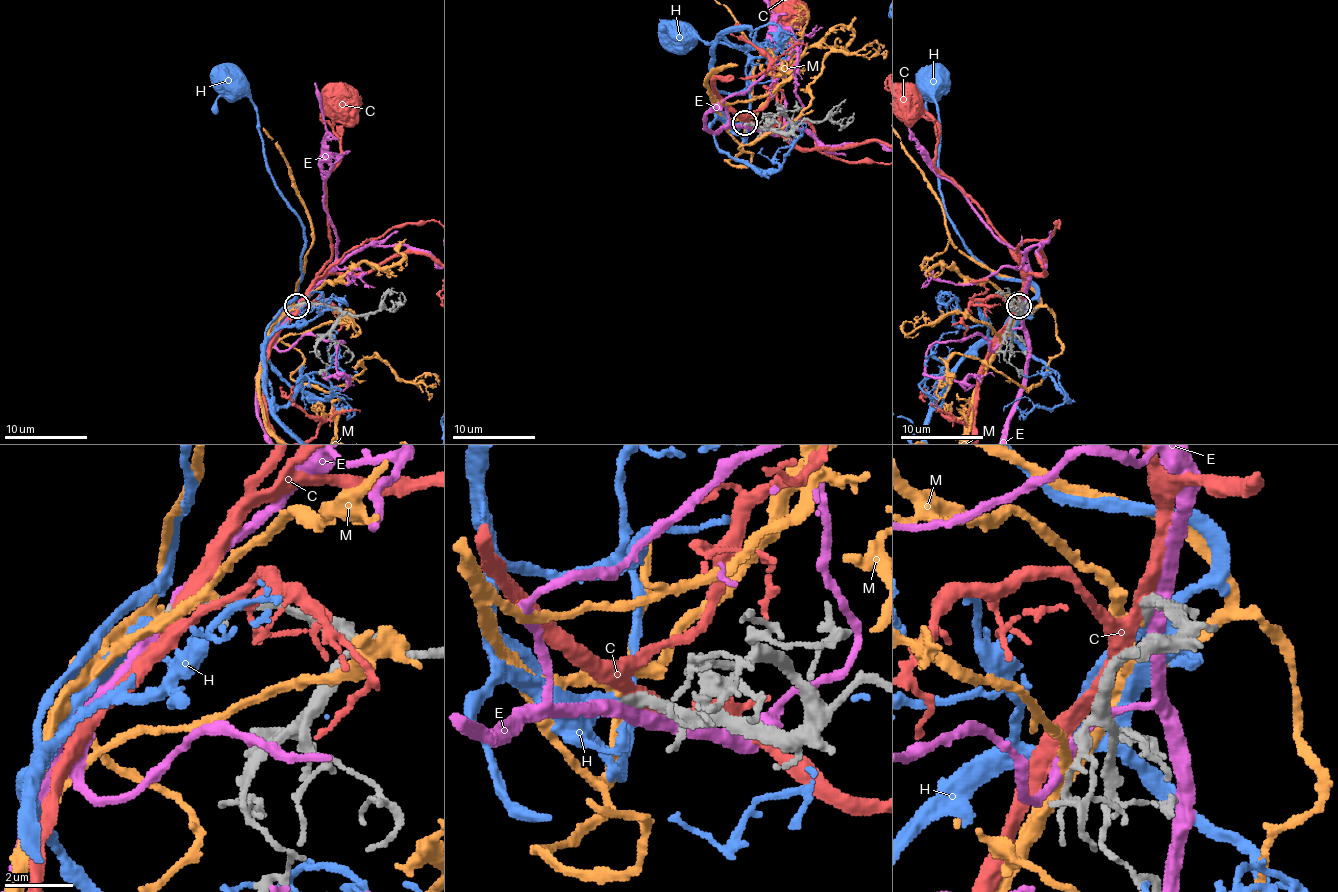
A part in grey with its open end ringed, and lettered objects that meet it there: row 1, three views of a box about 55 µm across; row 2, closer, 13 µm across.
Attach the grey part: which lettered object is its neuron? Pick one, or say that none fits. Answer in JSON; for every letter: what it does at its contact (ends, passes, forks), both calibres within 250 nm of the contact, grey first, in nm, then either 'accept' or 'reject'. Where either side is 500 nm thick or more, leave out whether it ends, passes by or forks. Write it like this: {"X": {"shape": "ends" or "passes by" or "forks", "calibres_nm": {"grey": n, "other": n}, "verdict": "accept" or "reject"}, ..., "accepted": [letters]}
{"C": {"shape": "passes by", "calibres_nm": {"grey": 400, "other": 400}, "verdict": "reject"}, "E": {"shape": "passes by", "calibres_nm": {"grey": 360, "other": 400}, "verdict": "reject"}, "H": {"shape": "passes by", "calibres_nm": {"grey": 320, "other": 220}, "verdict": "accept"}, "M": {"shape": "passes by", "calibres_nm": {"grey": 320, "other": 280}, "verdict": "reject"}, "accepted": ["H"]}

